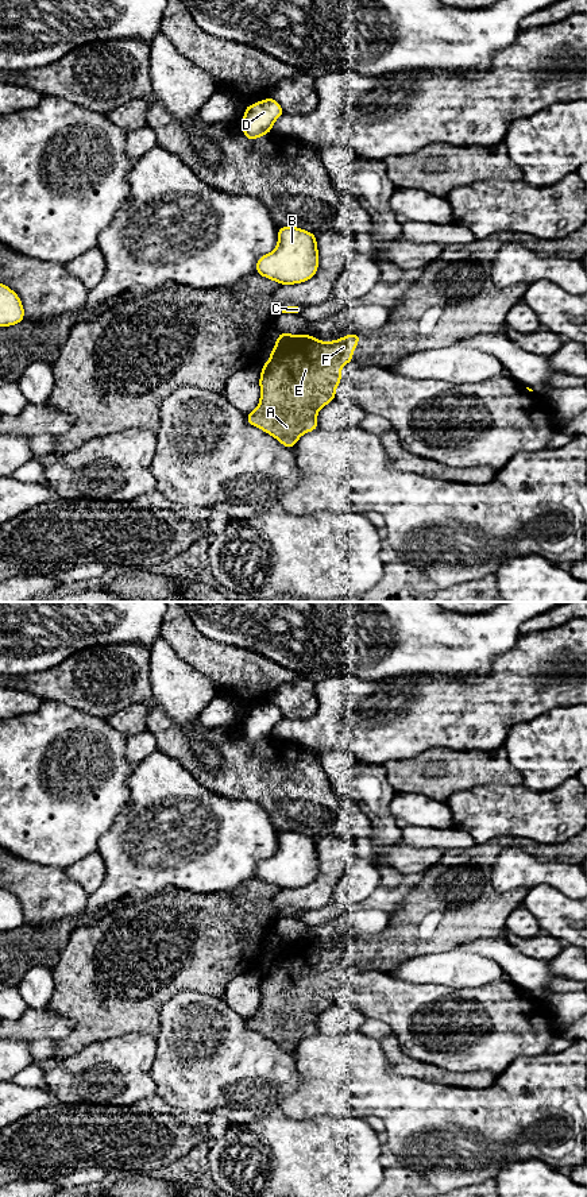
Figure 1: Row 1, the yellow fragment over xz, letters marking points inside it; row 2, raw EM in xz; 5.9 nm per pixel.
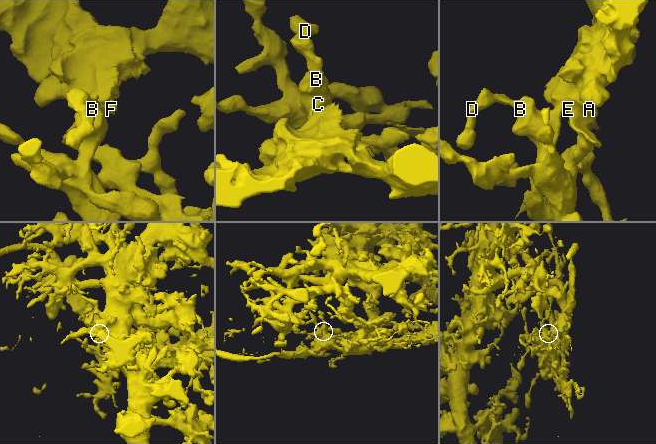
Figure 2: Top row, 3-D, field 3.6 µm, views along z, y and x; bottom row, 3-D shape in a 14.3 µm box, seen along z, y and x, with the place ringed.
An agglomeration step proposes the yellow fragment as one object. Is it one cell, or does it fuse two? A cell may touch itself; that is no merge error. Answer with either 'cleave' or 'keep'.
cleave

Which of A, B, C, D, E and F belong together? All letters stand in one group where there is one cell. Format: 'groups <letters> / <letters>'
groups A E F / B C D

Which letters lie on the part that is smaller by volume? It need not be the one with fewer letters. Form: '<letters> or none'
A, E, F

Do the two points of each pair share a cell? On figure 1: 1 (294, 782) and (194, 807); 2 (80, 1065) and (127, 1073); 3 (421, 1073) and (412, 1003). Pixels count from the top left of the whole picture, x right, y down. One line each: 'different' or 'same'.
1: different
2: same
3: different

